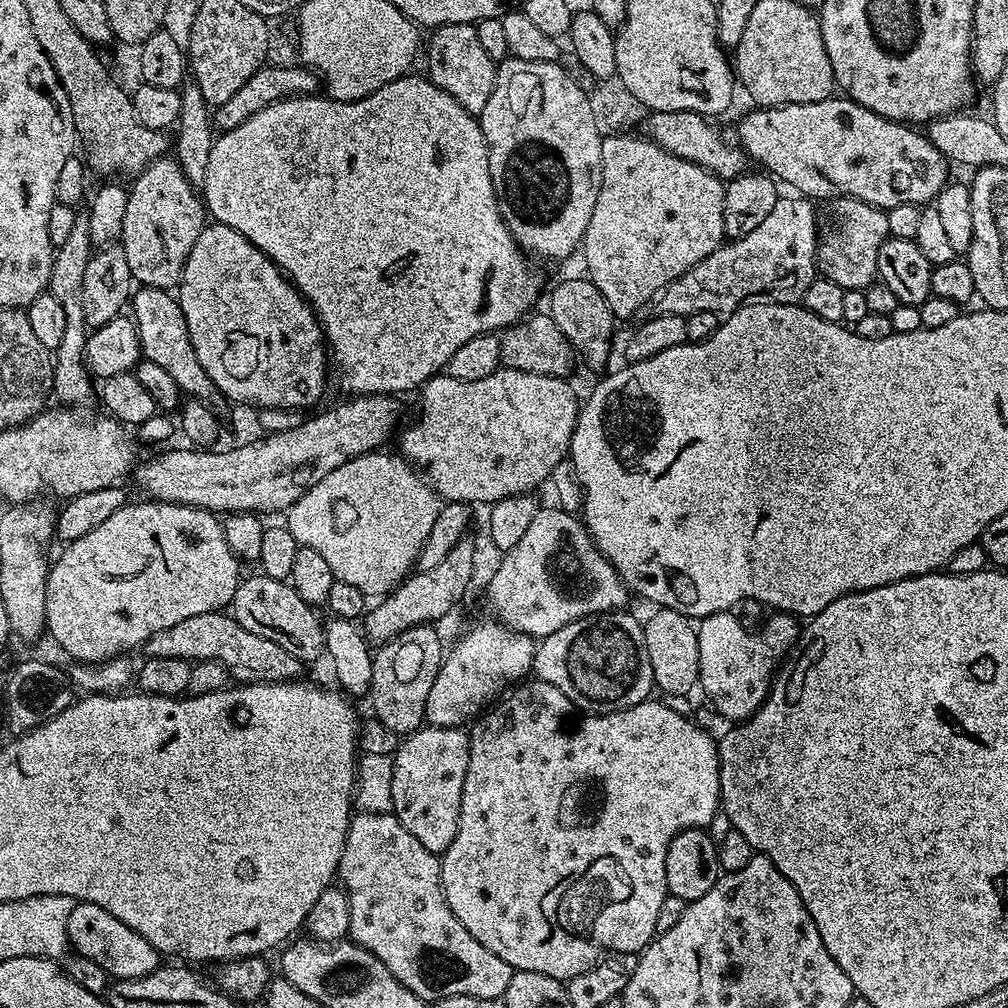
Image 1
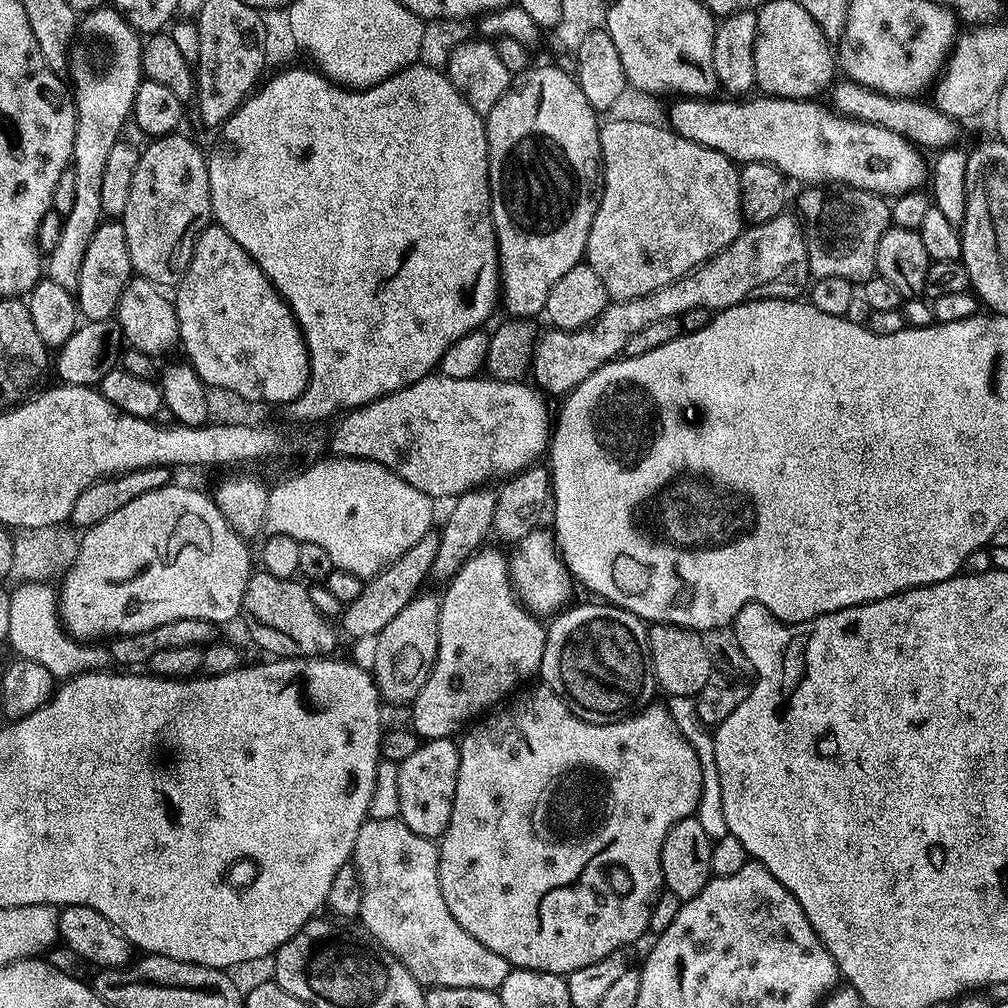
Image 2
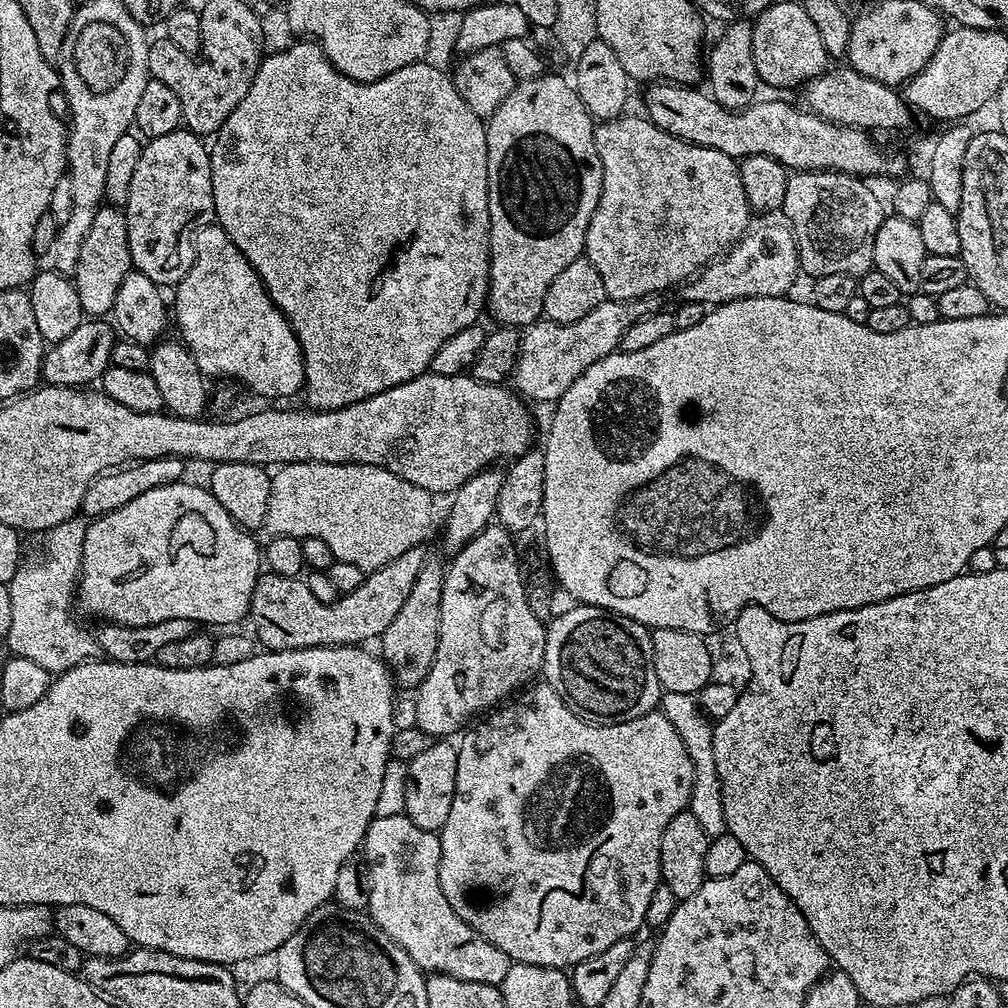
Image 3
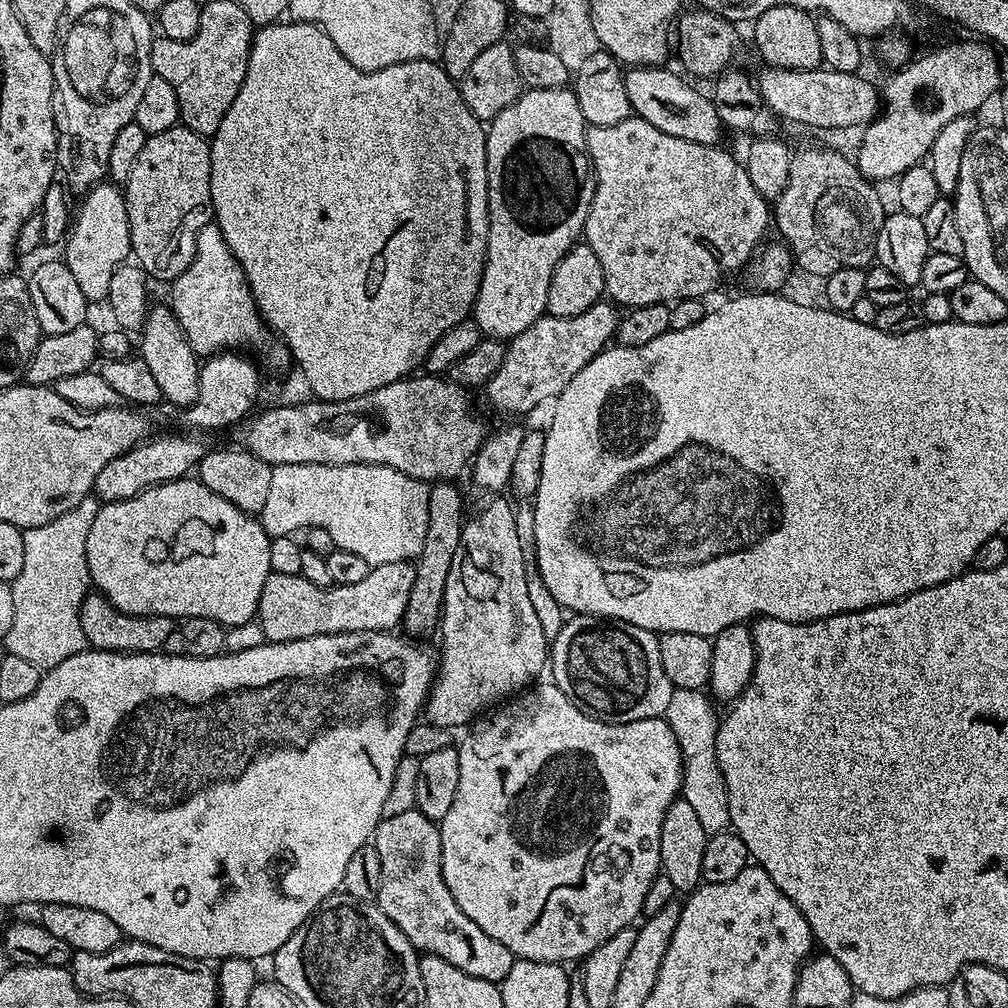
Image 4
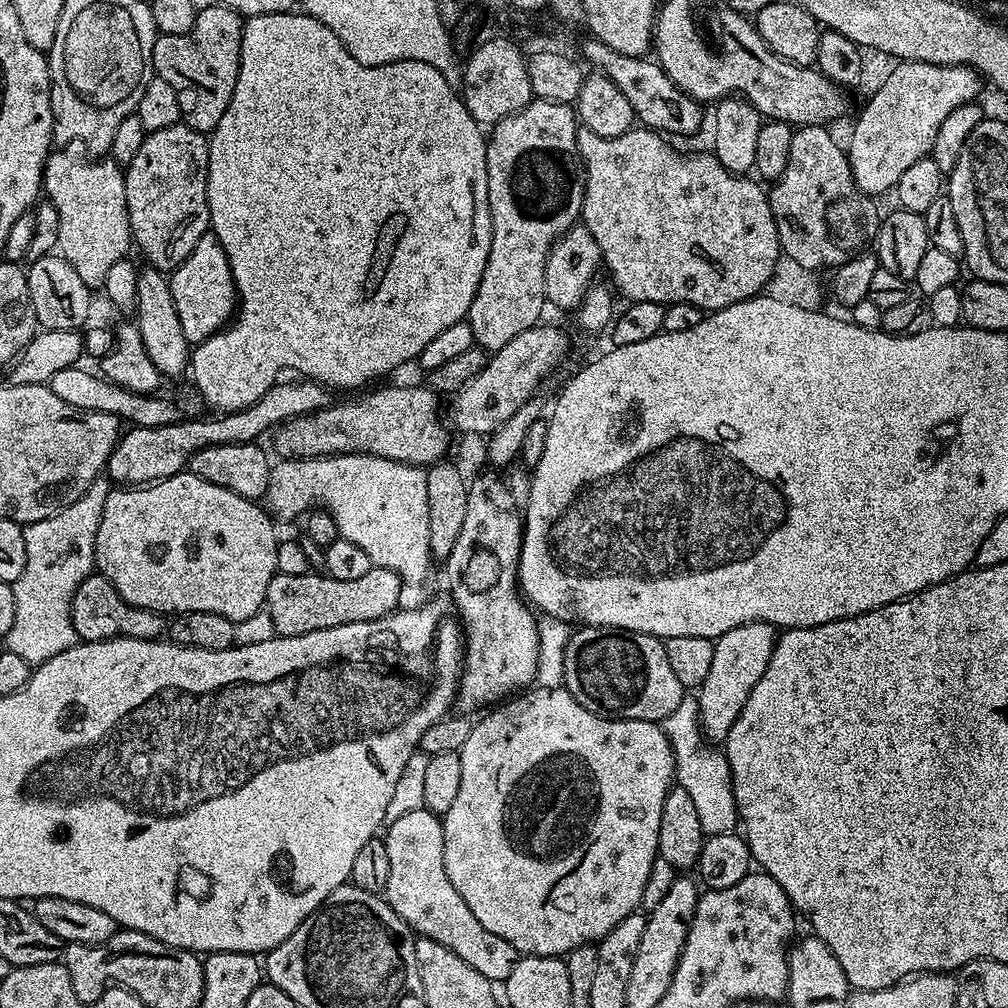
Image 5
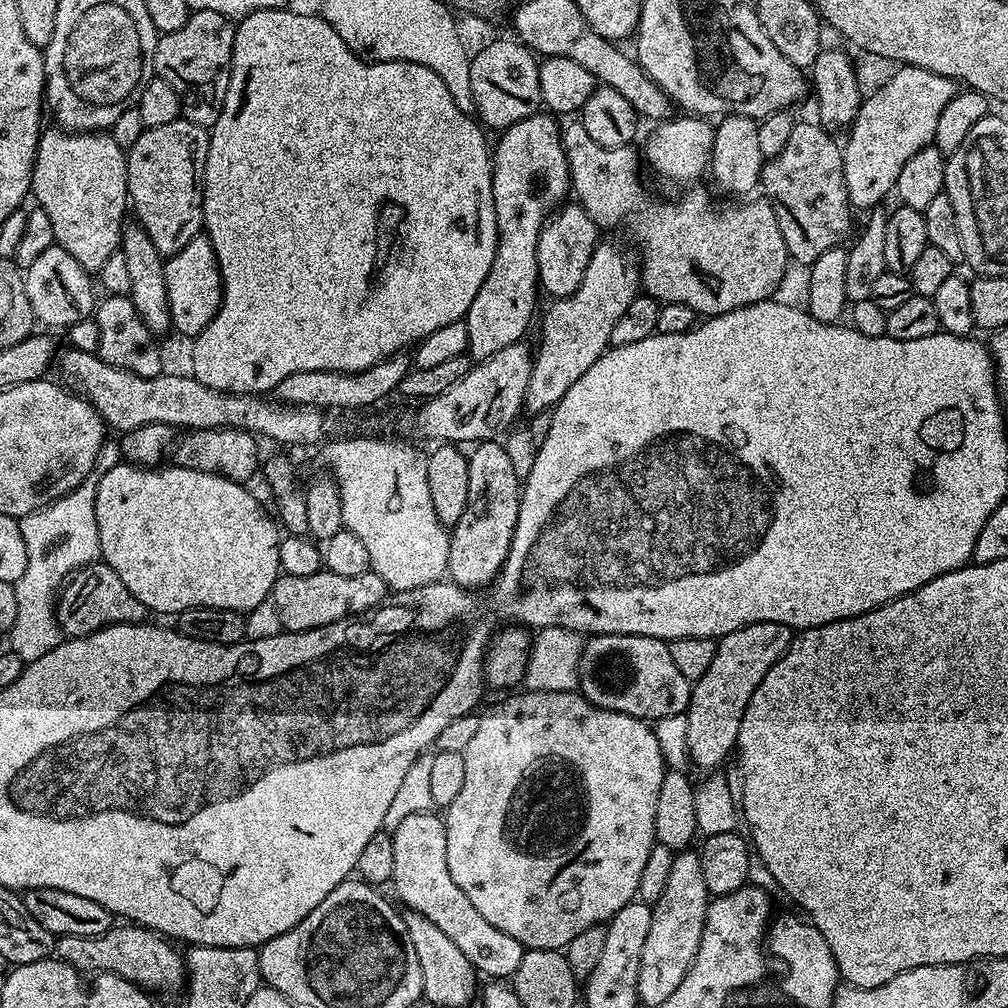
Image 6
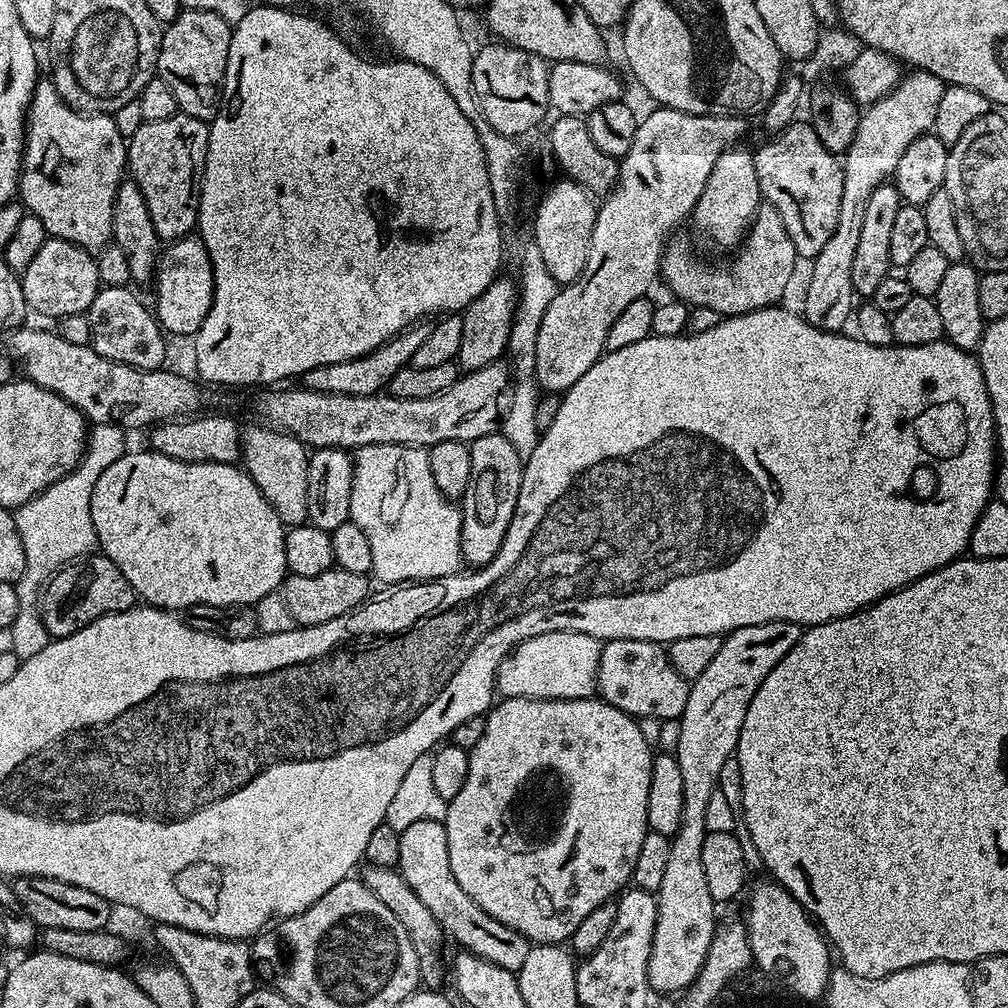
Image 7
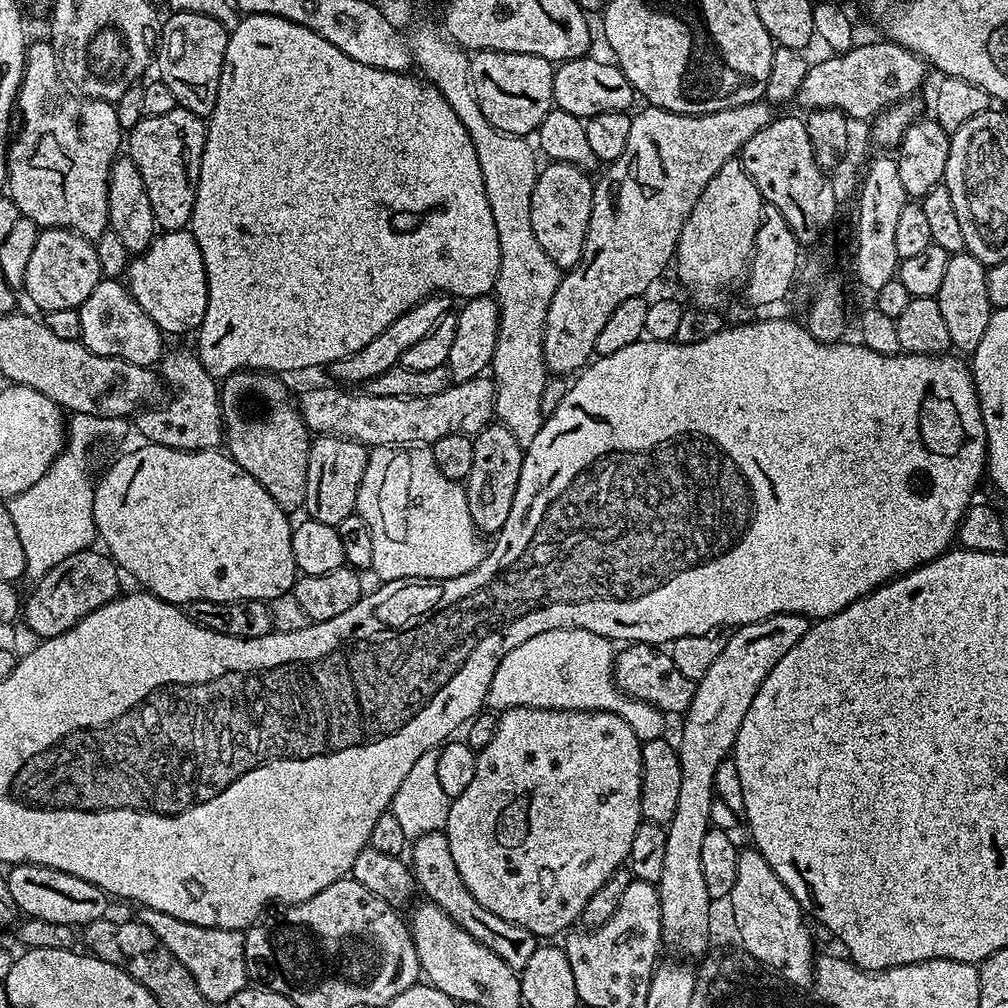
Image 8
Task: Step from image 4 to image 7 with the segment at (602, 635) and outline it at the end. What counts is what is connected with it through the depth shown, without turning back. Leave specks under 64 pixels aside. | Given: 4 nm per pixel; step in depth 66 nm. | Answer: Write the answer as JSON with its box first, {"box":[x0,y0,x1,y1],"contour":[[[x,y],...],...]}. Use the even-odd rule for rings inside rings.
{"box":[596,640,689,722],"contour":[[[610,640],[601,647],[596,671],[599,699],[622,710],[627,716],[649,716],[661,722],[679,721],[686,710],[689,681],[674,670],[667,651],[652,640]]]}

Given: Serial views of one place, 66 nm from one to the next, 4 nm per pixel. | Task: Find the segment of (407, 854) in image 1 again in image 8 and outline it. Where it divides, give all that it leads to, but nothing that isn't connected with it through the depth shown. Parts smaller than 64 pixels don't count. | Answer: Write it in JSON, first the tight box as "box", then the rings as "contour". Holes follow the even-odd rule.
{"box":[410,832,538,970],"contour":[[[444,832],[422,834],[417,840],[411,841],[410,856],[411,852],[412,875],[419,891],[425,892],[428,895],[425,897],[431,903],[438,905],[451,920],[458,922],[458,926],[466,930],[470,938],[482,942],[486,950],[494,950],[494,954],[498,954],[498,958],[502,958],[506,966],[519,970],[526,966],[526,962],[530,962],[530,954],[534,954],[538,947],[538,937],[522,926],[514,926],[514,922],[506,922],[506,918],[498,918],[498,914],[490,914],[490,910],[486,910],[486,906],[482,906],[482,902],[478,902],[478,898],[474,898],[470,890],[466,890],[466,882],[462,882],[458,866],[454,866],[450,842]]]}

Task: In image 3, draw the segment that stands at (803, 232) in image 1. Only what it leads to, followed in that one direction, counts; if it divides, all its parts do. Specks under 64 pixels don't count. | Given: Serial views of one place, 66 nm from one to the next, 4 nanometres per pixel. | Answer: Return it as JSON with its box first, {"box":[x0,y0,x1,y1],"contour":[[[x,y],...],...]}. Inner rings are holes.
{"box":[514,223,801,402],"contour":[[[787,223],[768,224],[765,228],[753,227],[740,237],[737,244],[733,244],[723,256],[712,261],[707,268],[699,269],[697,275],[687,279],[679,285],[678,293],[681,301],[702,302],[709,306],[729,304],[742,298],[754,298],[755,296],[788,296],[791,293],[792,283],[796,275],[801,275],[800,251],[796,245],[796,235]],[[653,294],[640,296],[637,300],[605,299],[586,318],[578,318],[578,322],[559,324],[553,320],[539,319],[535,324],[523,329],[520,341],[520,357],[516,359],[514,373],[515,391],[521,397],[532,400],[549,400],[555,402],[575,380],[582,378],[594,362],[606,358],[617,351],[622,342],[622,334],[634,326],[640,318],[661,311],[661,297]],[[529,396],[529,397],[528,397]],[[532,399],[532,400],[531,400]]]}

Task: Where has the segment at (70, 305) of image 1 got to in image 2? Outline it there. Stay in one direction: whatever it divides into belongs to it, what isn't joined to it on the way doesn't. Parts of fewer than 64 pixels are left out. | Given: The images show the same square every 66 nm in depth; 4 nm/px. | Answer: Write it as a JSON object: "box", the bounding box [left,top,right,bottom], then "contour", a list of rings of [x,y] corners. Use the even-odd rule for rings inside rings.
{"box":[46,6,142,290],"contour":[[[105,6],[85,15],[79,21],[78,32],[82,40],[84,36],[84,49],[81,50],[77,60],[75,57],[70,68],[70,72],[73,72],[76,78],[76,88],[74,87],[76,133],[74,134],[72,163],[70,165],[74,170],[74,206],[71,208],[70,214],[63,216],[62,238],[59,240],[58,246],[54,246],[54,250],[47,253],[46,256],[47,279],[58,282],[58,286],[62,286],[65,290],[76,289],[78,278],[82,278],[82,262],[86,258],[90,238],[94,238],[94,234],[102,222],[100,191],[102,190],[102,174],[106,170],[106,158],[110,155],[112,147],[118,142],[116,134],[120,130],[120,123],[131,117],[134,94],[142,79],[140,70],[141,37],[121,19],[120,13],[115,8]]]}

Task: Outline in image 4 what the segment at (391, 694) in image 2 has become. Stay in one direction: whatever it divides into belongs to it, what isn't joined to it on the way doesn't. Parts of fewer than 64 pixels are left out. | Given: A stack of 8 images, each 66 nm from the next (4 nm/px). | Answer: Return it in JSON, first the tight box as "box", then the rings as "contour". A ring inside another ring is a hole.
{"box":[402,481,465,638],"contour":[[[439,481],[428,492],[426,542],[414,561],[414,587],[410,589],[410,602],[406,602],[402,621],[403,631],[412,638],[423,637],[420,635],[431,628],[433,631],[439,625],[444,610],[446,574],[450,574],[450,562],[454,562],[454,550],[458,550],[465,522],[464,502],[456,486],[449,481]]]}

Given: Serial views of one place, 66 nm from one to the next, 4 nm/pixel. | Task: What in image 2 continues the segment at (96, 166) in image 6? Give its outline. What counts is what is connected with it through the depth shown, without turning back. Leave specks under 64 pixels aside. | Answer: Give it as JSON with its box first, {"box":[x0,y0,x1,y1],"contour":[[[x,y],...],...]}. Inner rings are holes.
{"box":[74,222,133,321],"contour":[[[101,222],[94,238],[90,238],[90,246],[82,262],[82,278],[78,278],[78,286],[74,289],[74,300],[78,305],[79,315],[85,321],[113,319],[122,298],[122,290],[133,276],[123,223]]]}

